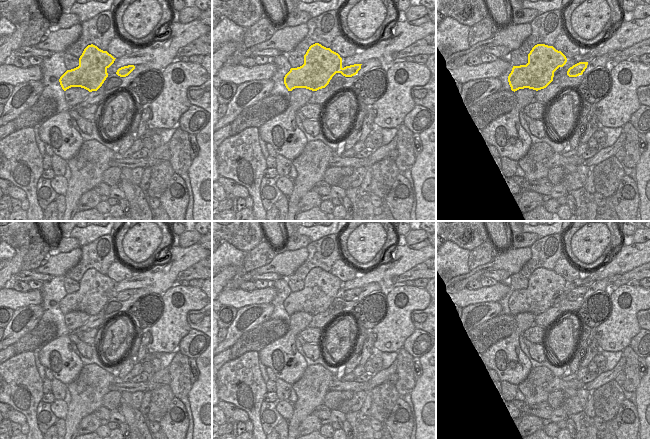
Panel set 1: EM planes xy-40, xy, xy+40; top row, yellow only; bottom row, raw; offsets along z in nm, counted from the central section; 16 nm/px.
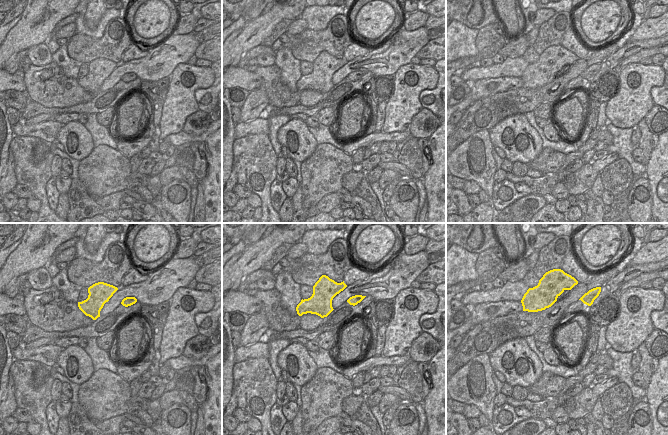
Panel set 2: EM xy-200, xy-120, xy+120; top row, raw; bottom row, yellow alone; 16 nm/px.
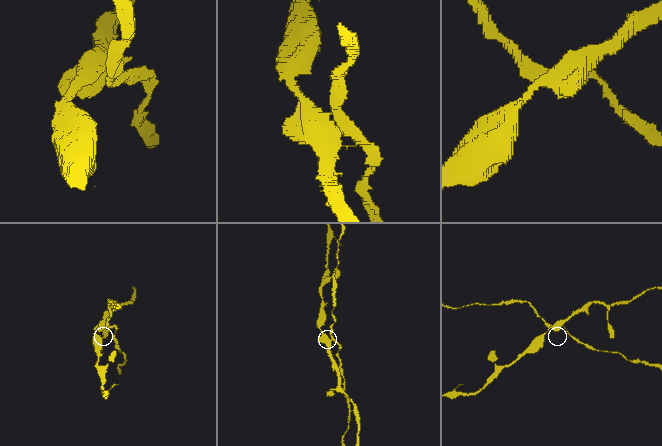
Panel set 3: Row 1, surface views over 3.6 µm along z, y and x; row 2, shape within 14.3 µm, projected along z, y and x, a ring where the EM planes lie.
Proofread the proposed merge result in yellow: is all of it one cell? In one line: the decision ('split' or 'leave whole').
split

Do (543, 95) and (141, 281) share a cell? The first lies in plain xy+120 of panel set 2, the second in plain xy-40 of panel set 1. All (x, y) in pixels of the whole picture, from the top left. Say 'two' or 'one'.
two

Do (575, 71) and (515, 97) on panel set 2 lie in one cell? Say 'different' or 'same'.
same

